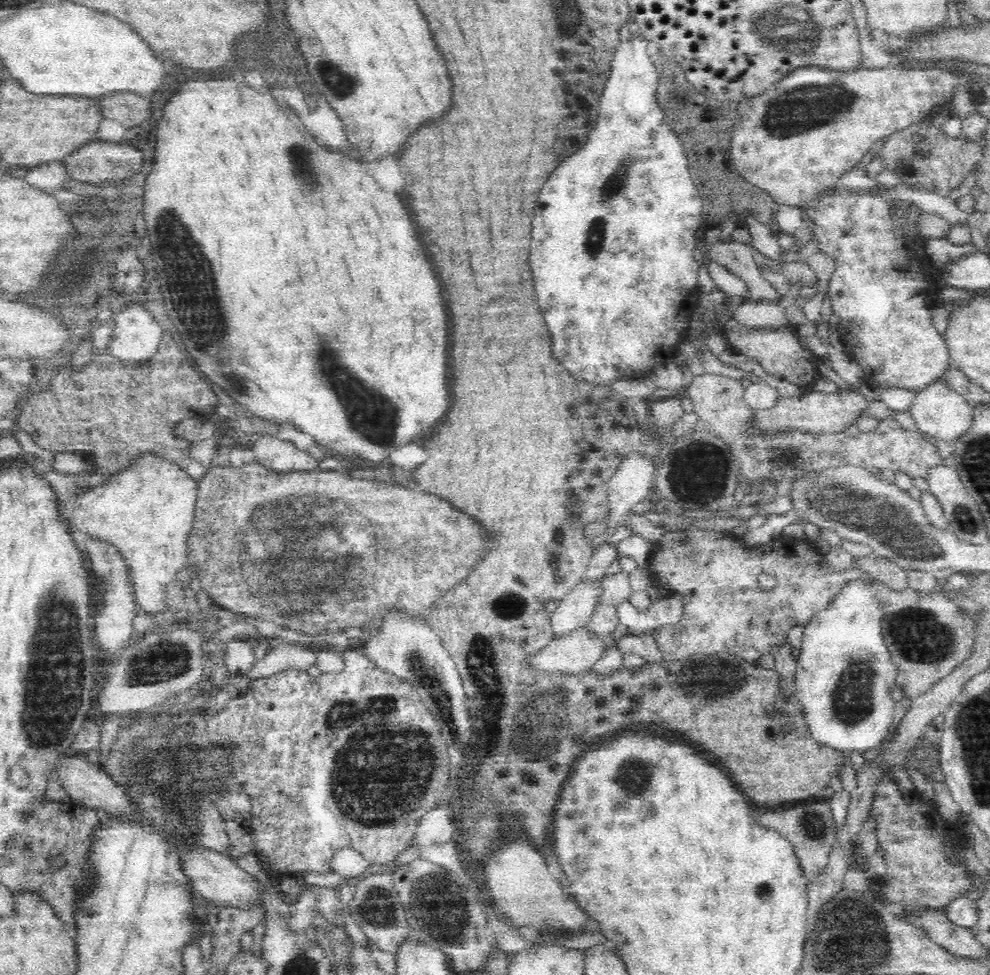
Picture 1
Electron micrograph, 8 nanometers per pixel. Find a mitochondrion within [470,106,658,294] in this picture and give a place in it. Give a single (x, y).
(615, 185)

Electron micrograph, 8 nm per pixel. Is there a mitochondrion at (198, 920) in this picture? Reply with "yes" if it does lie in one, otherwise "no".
no

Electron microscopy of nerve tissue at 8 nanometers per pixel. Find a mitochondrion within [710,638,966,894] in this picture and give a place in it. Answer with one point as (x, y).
(852, 704)

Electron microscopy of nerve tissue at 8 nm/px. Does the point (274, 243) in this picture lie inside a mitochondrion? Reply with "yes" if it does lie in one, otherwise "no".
no

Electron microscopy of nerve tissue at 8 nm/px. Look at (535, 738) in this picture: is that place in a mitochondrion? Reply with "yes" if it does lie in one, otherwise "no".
yes

